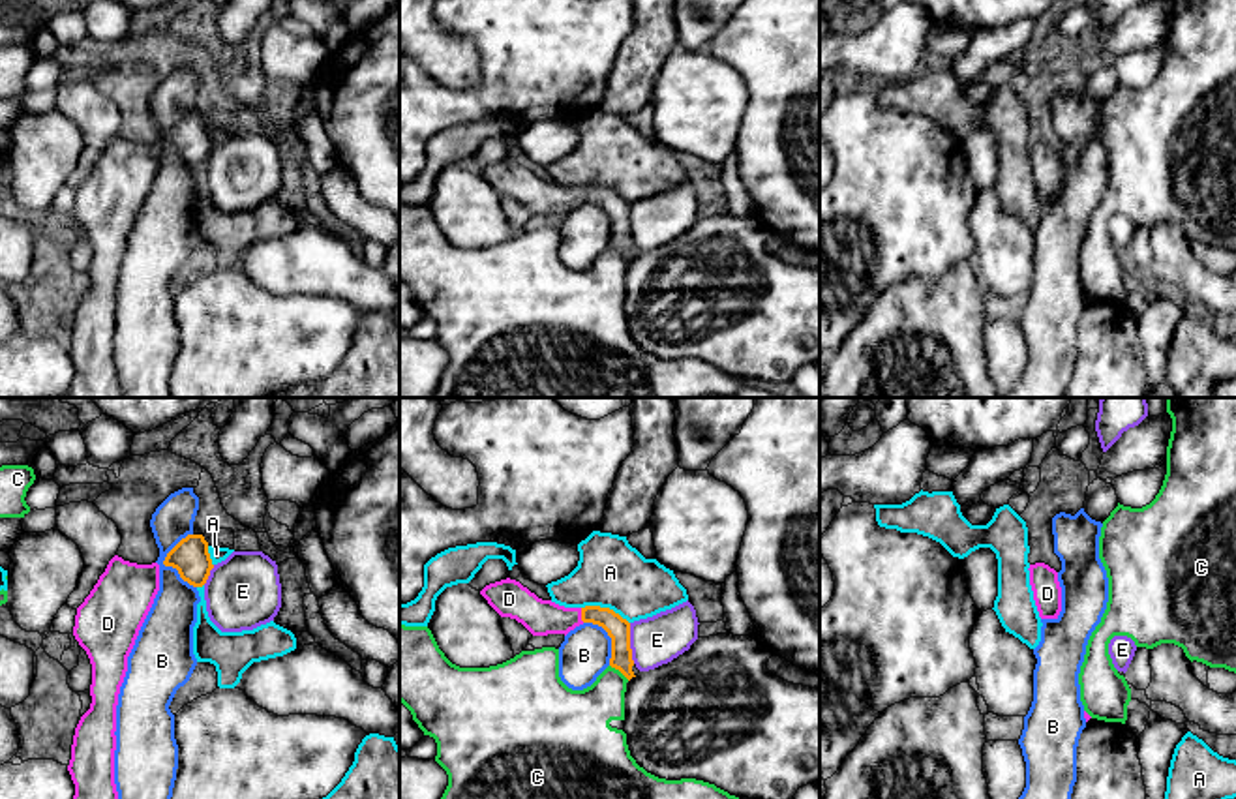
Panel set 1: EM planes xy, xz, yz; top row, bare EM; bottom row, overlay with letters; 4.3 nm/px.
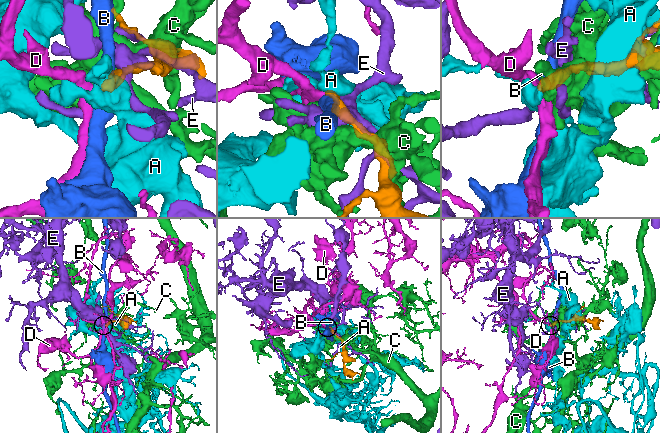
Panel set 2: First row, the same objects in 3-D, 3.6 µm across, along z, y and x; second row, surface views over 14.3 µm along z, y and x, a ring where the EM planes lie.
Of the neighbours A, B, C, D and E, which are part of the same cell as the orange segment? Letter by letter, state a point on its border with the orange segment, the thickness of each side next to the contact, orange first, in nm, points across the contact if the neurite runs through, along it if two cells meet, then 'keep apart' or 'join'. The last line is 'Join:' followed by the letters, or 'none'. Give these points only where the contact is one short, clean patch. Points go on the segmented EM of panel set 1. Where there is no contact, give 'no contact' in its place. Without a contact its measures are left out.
A: contact xz (606, 608); calibres 100 and 300 nm; border xz (582, 606), (608, 606), (629, 623); keep apart
B: contact xy (165, 565); calibres 160 and 200 nm; border xy (188, 533), (167, 554), (164, 563), (171, 565), (195, 587); keep apart
C: contact xz (619, 670); calibres 100 and 220 nm; keep apart
D: contact xz (582, 616); calibres 100 and 160 nm; way xz (618, 629), (606, 618), (582, 616), (541, 618); join
E: contact xz (629, 644); calibres 100 and 220 nm; keep apart
Join: D

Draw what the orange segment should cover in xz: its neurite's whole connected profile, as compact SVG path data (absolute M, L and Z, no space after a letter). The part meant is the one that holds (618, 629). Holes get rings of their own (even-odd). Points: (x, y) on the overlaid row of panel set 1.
M510 578L486 585L480 595L501 617L516 619L533 636L566 636L583 623L602 626L611 638L610 666L619 670L628 681L636 677L632 671L630 623L613 610L600 606L565 608L551 600L538 598Z

